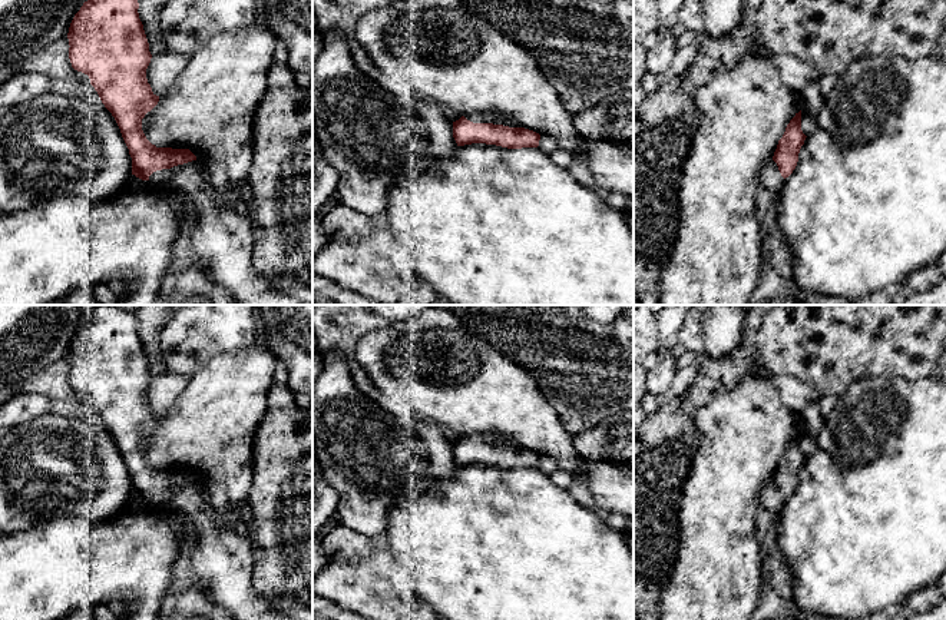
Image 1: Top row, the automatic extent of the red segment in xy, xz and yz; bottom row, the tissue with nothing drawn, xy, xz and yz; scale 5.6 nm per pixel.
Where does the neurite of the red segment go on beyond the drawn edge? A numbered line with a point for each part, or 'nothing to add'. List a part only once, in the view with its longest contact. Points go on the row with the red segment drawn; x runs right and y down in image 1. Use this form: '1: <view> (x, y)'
1: xz (479, 118)

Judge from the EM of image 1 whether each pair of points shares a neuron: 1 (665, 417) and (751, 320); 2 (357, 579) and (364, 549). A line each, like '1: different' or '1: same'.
1: same
2: different

